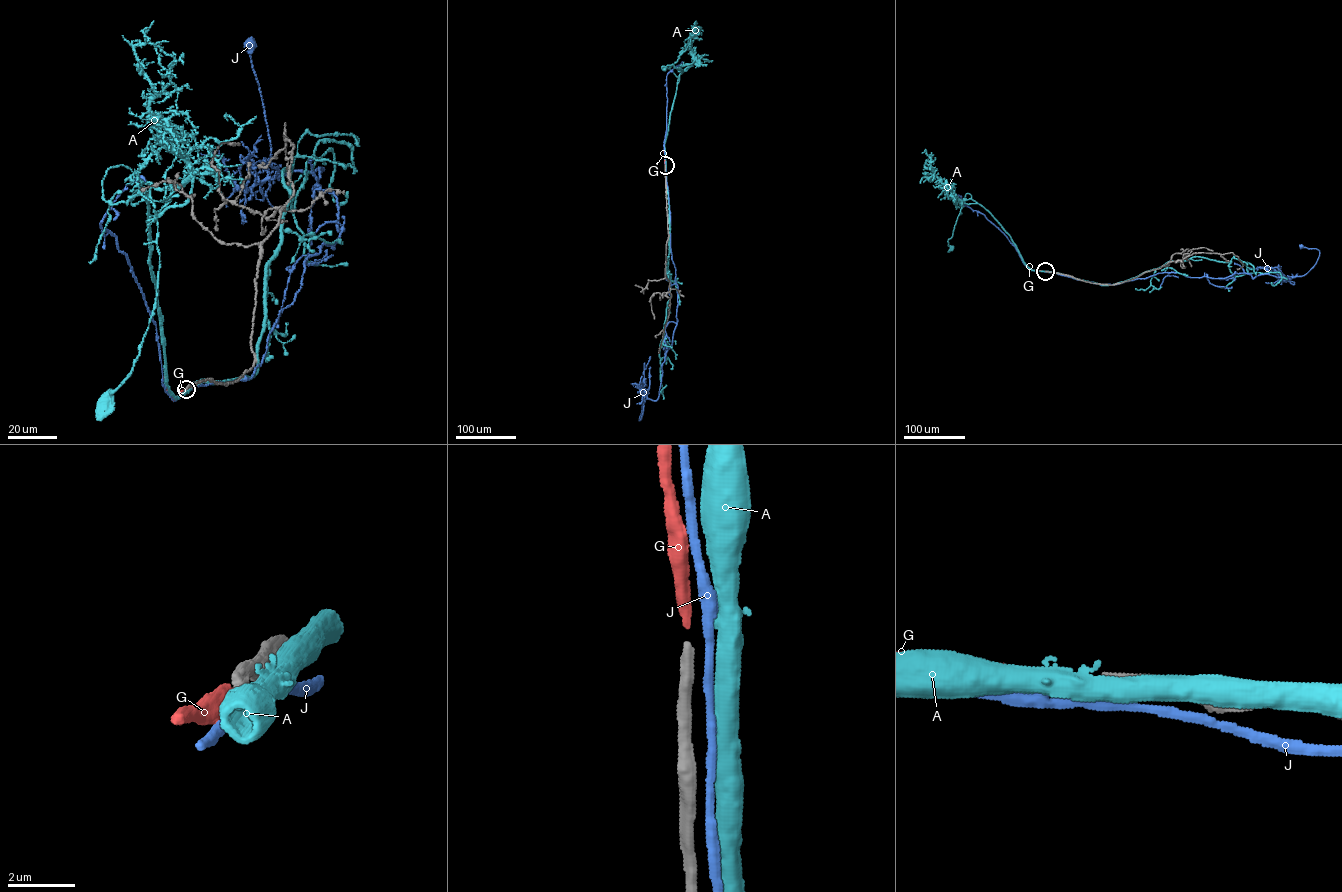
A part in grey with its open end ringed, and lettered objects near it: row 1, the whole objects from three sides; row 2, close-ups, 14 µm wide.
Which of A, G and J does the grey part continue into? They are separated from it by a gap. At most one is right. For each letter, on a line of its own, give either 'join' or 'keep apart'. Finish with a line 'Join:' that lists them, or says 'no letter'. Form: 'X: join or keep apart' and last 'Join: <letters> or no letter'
A: keep apart
G: join
J: keep apart
Join: G

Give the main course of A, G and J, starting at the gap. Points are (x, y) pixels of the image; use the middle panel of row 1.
A: (665, 165), (664, 143), (677, 80), (686, 69), (682, 71), (673, 64), (664, 69)
G: (665, 165), (664, 142)
J: (665, 165), (677, 324), (661, 365), (659, 396), (644, 396), (639, 420), (643, 401)

